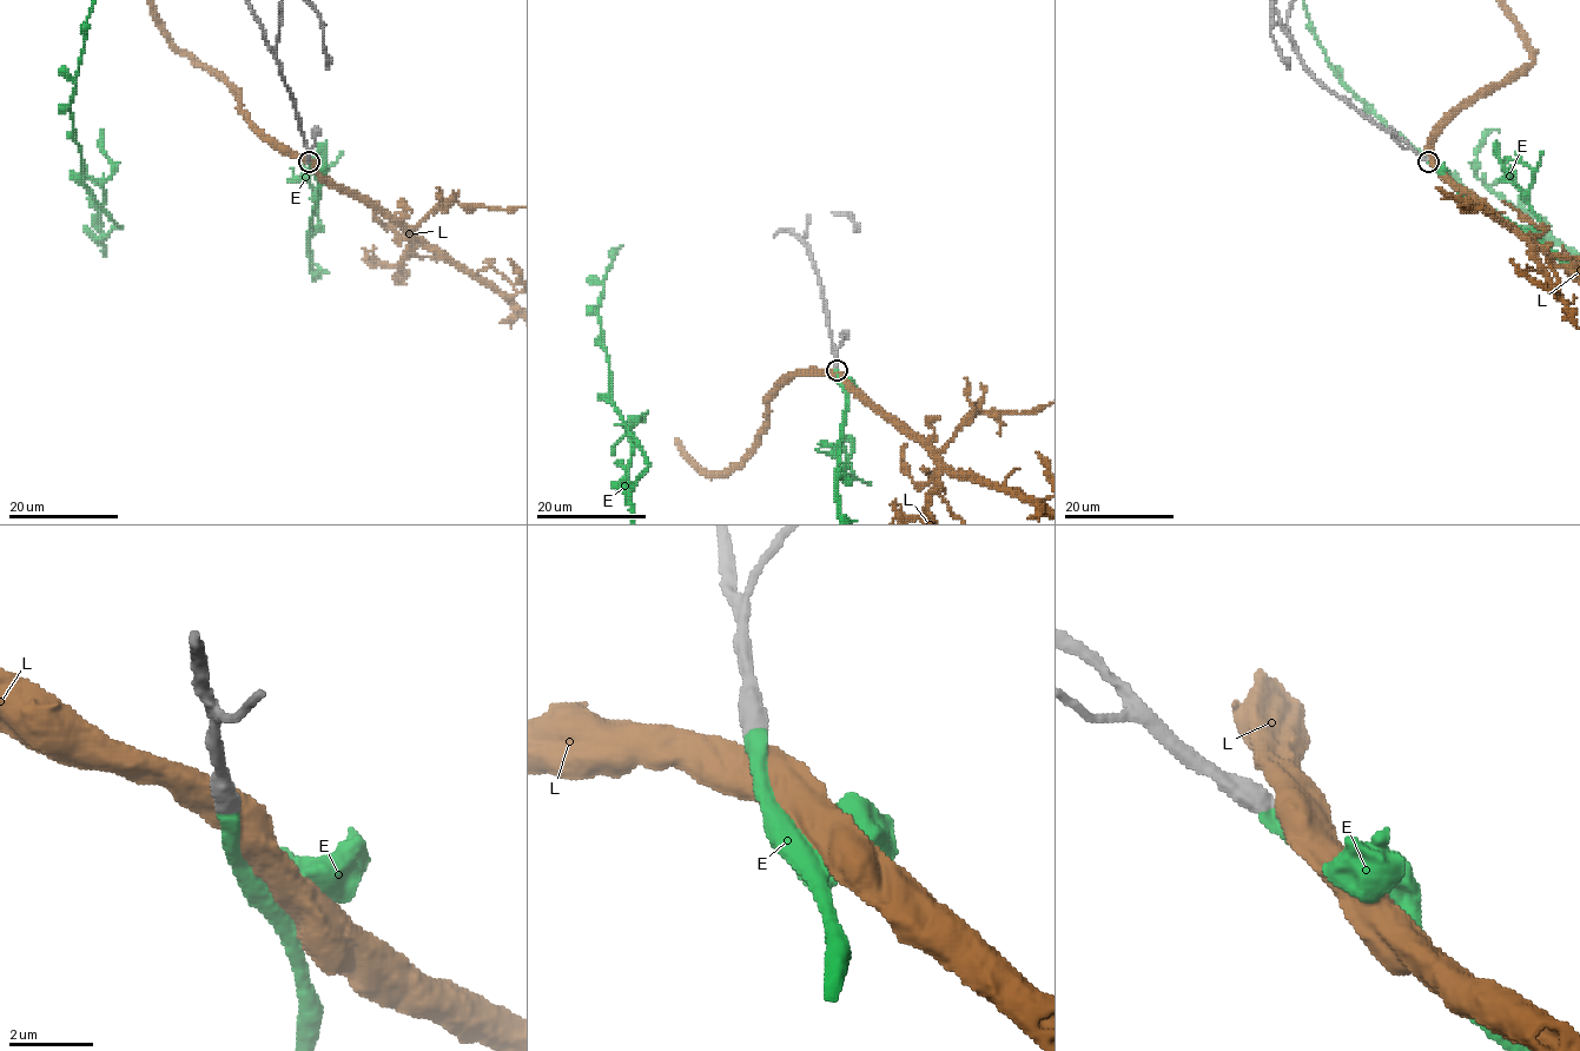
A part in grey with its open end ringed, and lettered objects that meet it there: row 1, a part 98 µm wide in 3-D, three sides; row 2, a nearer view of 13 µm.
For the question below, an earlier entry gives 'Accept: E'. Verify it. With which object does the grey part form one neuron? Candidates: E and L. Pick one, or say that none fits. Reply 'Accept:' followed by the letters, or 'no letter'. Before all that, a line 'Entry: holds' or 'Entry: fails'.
Entry: holds
Accept: E

